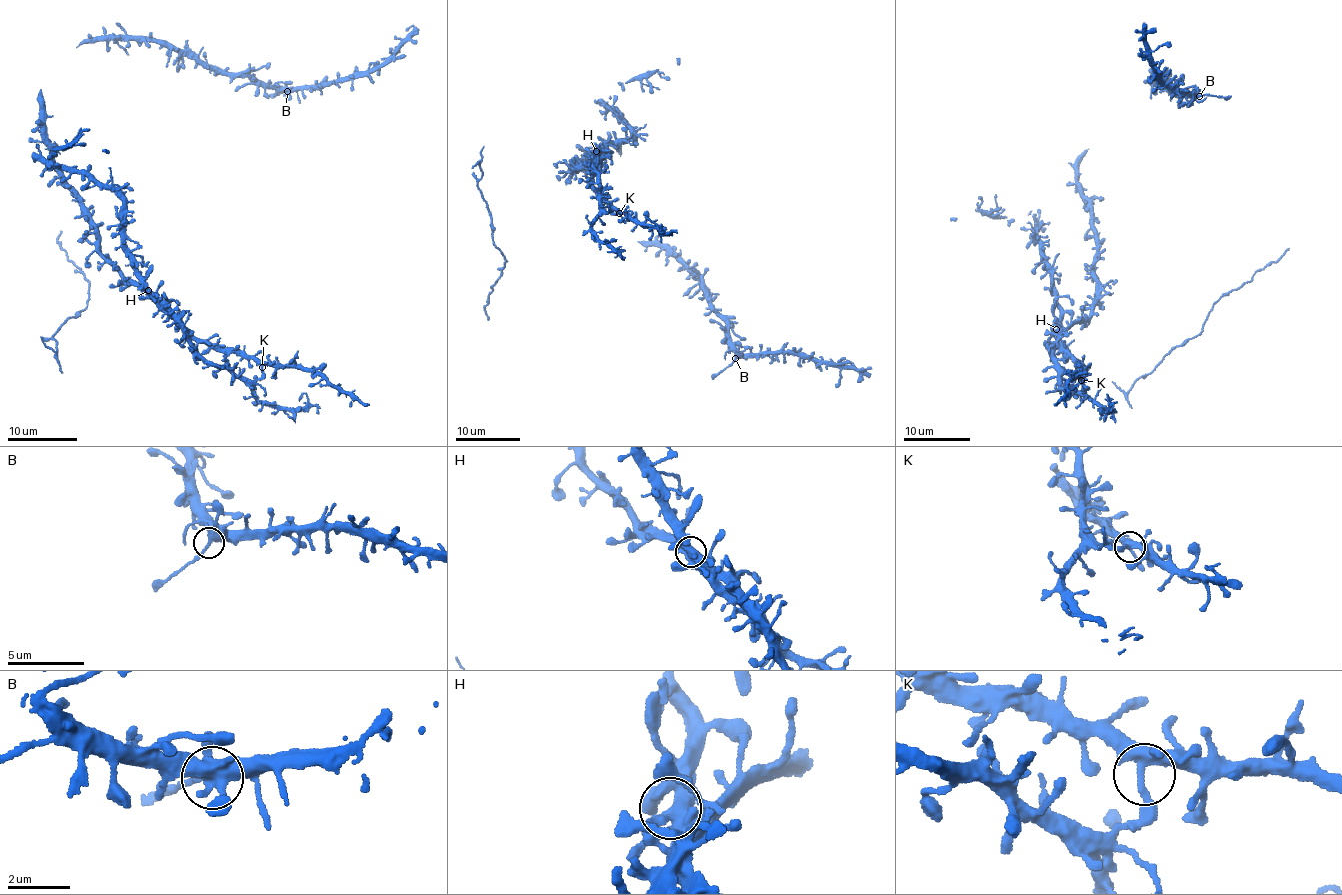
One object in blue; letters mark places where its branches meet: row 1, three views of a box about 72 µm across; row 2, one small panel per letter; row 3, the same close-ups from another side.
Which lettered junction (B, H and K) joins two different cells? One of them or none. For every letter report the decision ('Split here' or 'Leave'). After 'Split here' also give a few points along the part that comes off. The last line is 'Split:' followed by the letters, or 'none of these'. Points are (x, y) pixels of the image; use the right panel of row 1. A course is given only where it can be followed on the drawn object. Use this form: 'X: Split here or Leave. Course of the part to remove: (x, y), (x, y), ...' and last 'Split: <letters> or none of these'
B: Split here. Course of the part to remove: (1200, 96), (1232, 95)
H: Leave
K: Leave
Split: B

